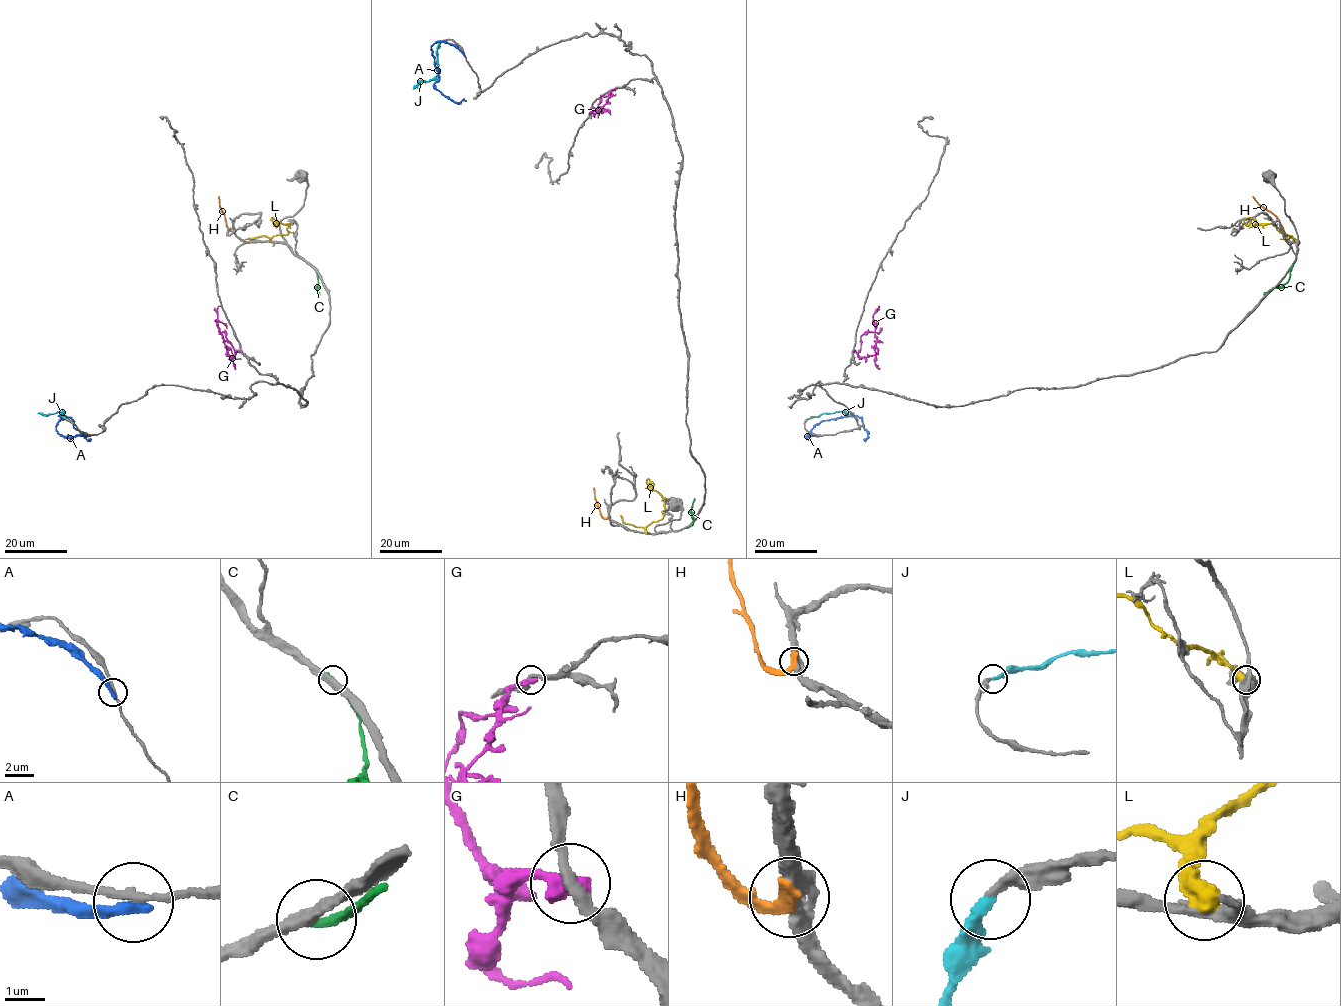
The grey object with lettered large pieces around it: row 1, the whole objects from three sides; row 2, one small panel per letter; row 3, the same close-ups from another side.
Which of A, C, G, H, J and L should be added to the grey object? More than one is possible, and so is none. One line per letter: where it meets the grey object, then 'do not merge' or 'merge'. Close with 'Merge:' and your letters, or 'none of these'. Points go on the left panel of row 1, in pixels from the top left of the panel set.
A: (89, 435) | do not merge
C: (311, 264) | do not merge
G: (241, 351) | do not merge
H: (233, 230) | do not merge
J: (65, 419) | merge
L: (271, 242) | do not merge
Merge: J

